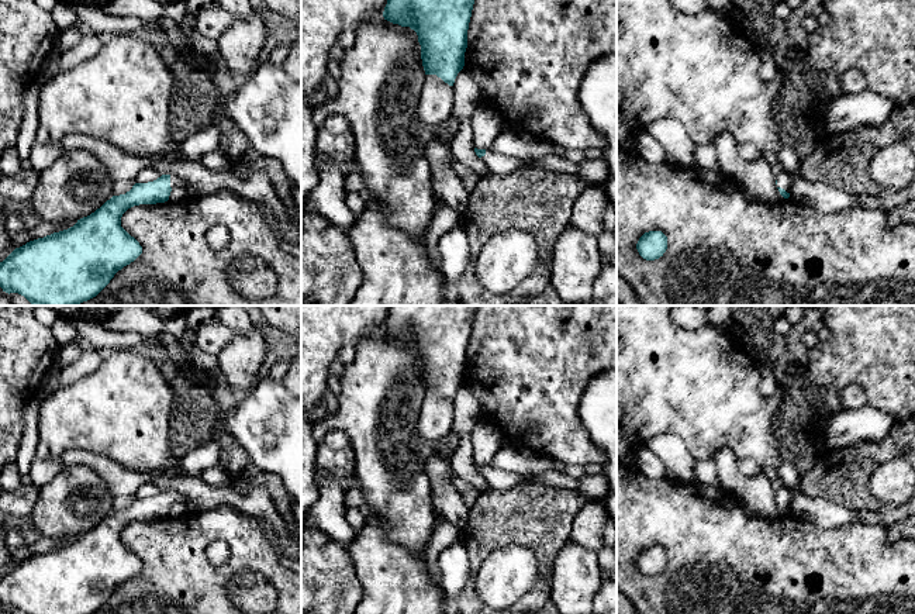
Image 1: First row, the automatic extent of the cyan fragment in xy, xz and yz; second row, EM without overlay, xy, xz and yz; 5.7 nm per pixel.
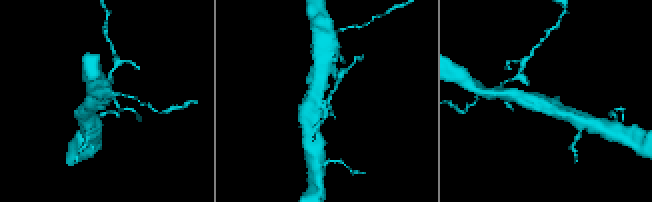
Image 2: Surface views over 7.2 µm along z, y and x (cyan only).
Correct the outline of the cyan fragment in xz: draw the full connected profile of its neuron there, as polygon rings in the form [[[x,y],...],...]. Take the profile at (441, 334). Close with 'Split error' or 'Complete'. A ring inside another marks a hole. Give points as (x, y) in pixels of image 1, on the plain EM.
[[[390,306],[384,335],[410,342],[418,351],[425,390],[436,390],[453,401],[465,382],[467,345],[479,306]]]. Complete

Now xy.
[[[162,490],[153,497],[135,499],[130,507],[113,511],[100,524],[63,546],[27,558],[15,563],[0,577],[0,603],[6,608],[18,608],[25,614],[93,614],[124,582],[134,577],[142,562],[121,542],[122,530],[139,520],[156,520],[169,515],[170,507],[182,503],[187,514],[204,511],[176,490]]]. Split error

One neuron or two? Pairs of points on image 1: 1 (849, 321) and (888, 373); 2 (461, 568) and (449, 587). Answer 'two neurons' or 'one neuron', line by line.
1: one neuron
2: one neuron

